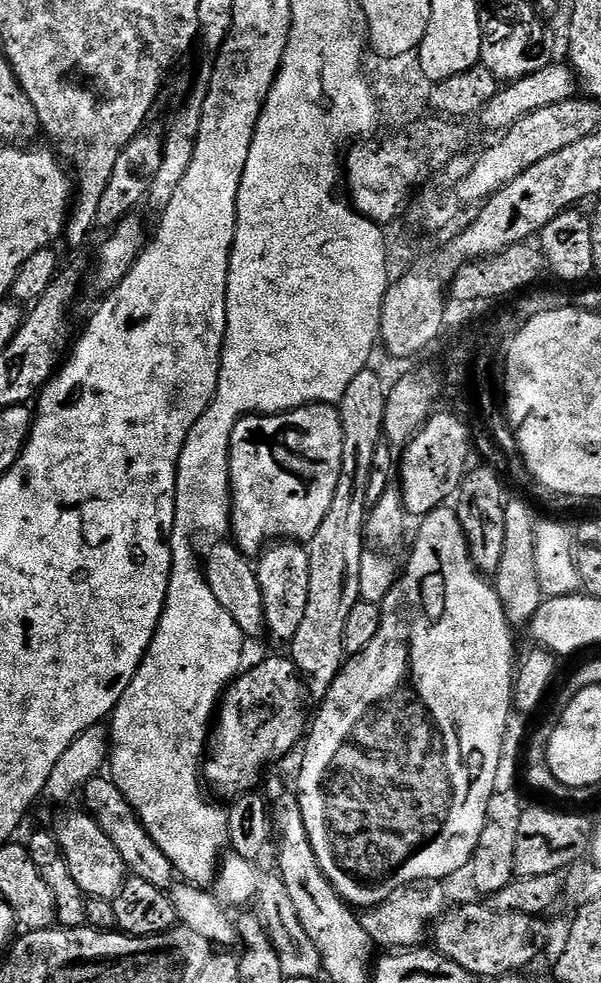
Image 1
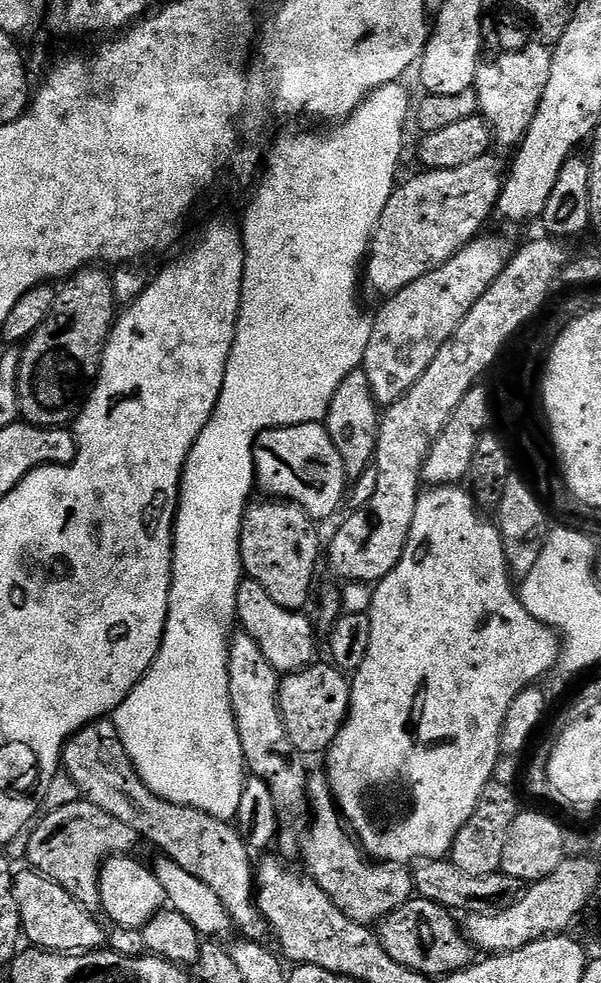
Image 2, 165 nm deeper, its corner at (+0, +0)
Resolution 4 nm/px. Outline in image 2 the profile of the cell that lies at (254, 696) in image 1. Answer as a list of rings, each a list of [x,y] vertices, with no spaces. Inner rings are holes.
[[[320,663],[285,675],[280,682],[280,713],[288,728],[292,747],[300,754],[323,753],[332,745],[348,717],[348,703],[352,700],[349,677],[331,663]]]

